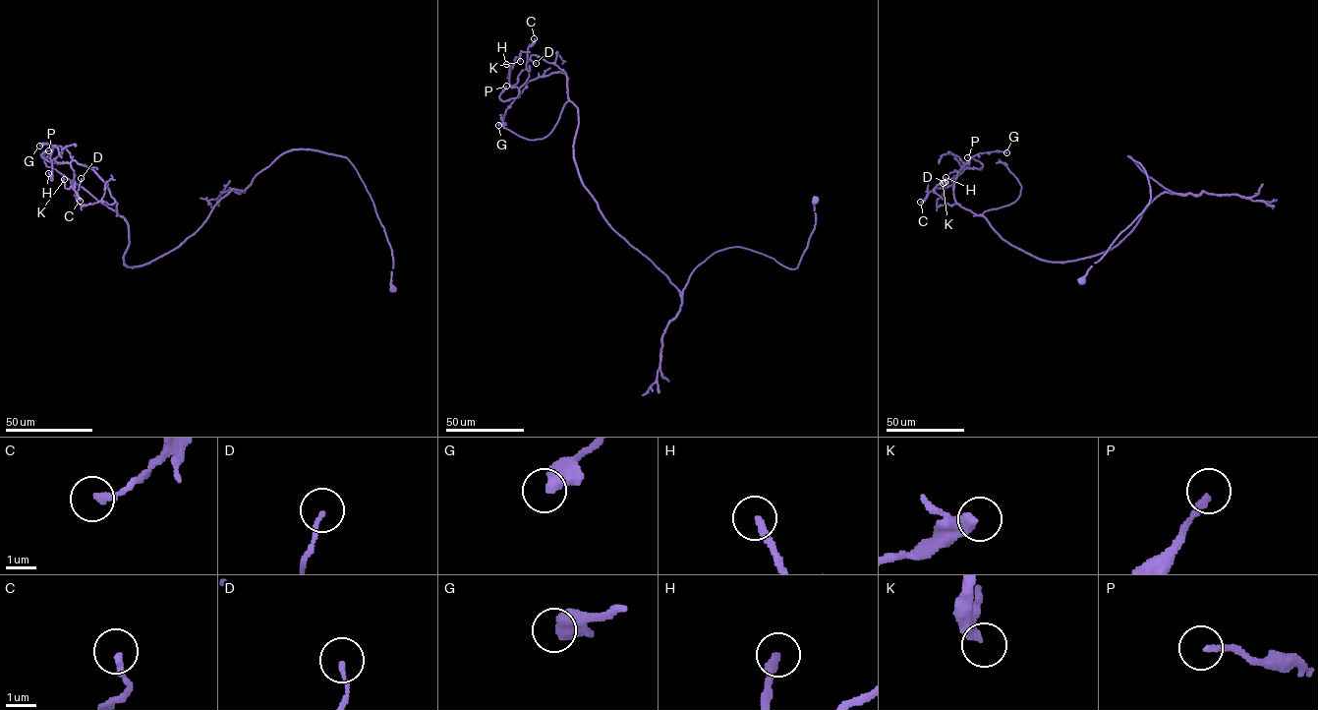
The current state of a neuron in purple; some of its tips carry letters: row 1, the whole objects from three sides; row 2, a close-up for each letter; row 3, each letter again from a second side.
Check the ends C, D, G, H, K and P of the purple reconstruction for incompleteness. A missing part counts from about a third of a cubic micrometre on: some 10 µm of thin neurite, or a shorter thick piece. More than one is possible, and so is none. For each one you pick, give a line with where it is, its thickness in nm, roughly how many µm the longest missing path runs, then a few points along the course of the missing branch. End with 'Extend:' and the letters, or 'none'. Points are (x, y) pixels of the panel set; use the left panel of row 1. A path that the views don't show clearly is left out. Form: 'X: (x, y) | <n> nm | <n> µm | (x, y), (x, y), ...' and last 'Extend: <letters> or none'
P: (48, 150) | 200 nm | 15 µm | (48, 150), (61, 141)
Extend: P

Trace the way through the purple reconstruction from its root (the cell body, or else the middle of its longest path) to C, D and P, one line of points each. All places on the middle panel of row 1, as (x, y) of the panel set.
C: (815, 201), (796, 267), (725, 248), (695, 268), (682, 300), (583, 184), (567, 76), (526, 83), (534, 38)
D: (815, 201), (796, 267), (725, 248), (695, 268), (682, 300), (583, 184), (566, 74), (531, 55), (536, 63)
P: (815, 201), (796, 267), (725, 248), (682, 300), (583, 184), (567, 76), (502, 101), (506, 86)

